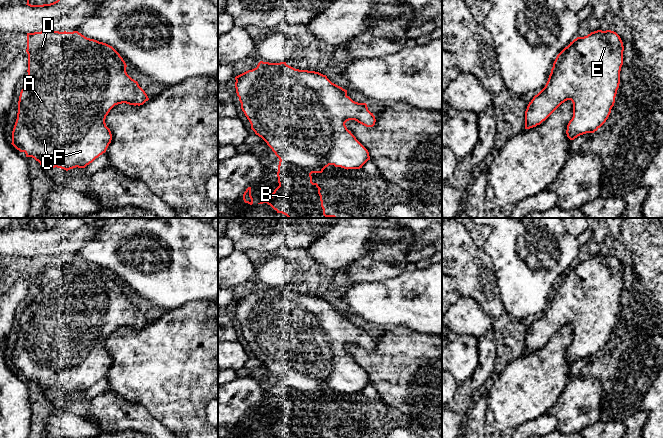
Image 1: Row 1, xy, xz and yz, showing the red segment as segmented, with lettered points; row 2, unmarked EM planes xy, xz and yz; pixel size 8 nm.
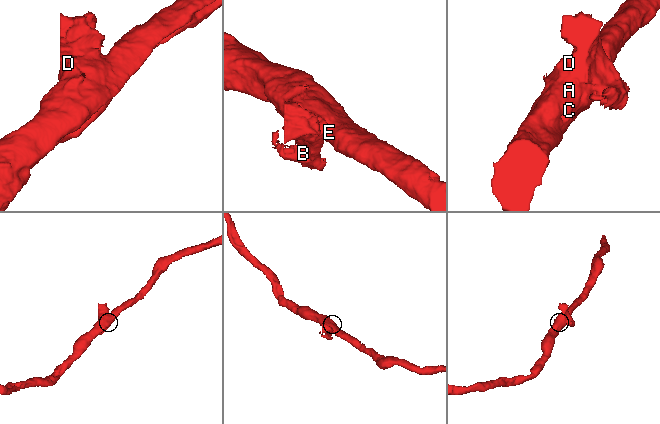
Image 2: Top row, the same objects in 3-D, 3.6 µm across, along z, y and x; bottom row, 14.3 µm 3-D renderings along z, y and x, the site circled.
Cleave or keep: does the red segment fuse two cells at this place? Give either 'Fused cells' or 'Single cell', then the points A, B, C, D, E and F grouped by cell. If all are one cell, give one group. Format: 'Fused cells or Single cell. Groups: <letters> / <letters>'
Single cell. Groups: A B C D E F

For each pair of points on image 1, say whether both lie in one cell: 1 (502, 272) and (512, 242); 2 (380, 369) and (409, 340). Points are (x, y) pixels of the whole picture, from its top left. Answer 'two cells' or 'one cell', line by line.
1: one cell
2: one cell

